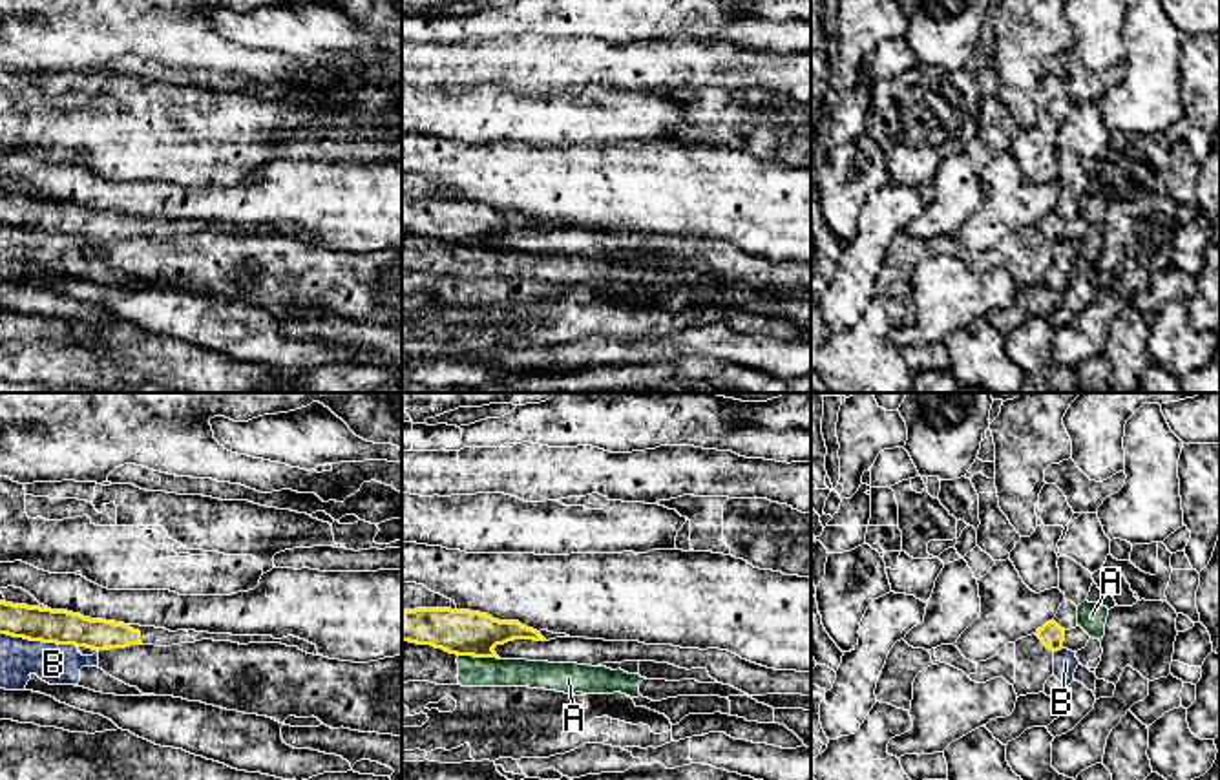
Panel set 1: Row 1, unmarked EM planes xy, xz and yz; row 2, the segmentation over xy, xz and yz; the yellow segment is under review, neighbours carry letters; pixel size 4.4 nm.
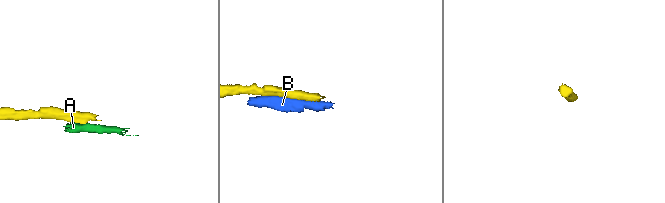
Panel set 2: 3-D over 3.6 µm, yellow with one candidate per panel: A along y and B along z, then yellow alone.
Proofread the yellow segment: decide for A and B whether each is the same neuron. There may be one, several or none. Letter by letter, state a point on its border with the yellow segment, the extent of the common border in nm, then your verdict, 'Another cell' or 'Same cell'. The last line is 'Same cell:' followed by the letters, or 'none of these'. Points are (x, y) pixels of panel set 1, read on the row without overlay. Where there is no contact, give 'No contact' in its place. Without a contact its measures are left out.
A: Touches yellow at xz (479, 247). Shared border 190 nm. Another cell
B: Touches yellow at xy (39, 231). Shared border 340 nm. Another cell
Same cell: none of these

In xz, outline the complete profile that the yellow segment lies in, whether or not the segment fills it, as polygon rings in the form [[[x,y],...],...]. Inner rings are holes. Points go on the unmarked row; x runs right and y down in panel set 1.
[[[415,199],[402,203],[402,232],[431,236],[457,247],[497,248],[495,237],[513,230],[550,232],[570,228],[533,221],[519,212],[499,212],[488,205],[451,199]]]

